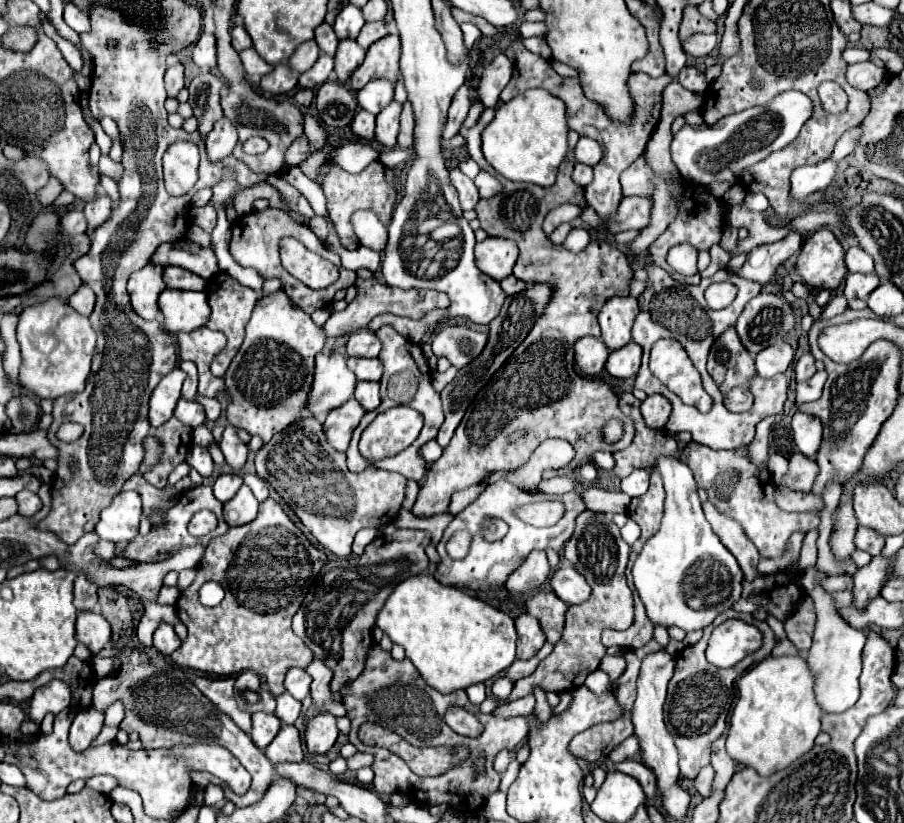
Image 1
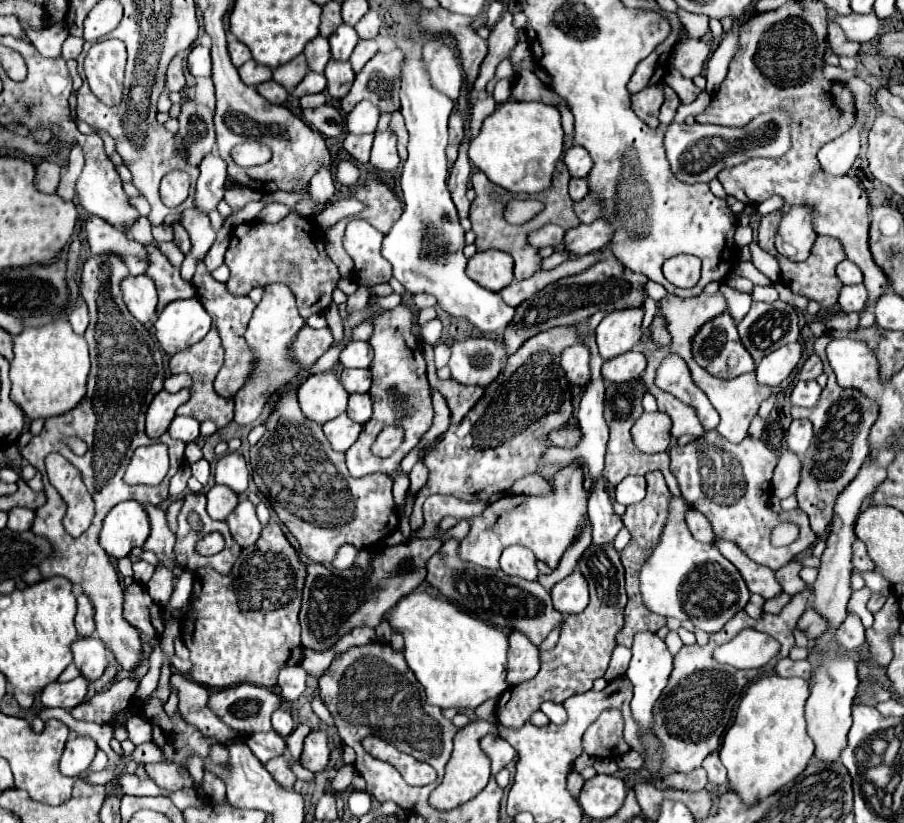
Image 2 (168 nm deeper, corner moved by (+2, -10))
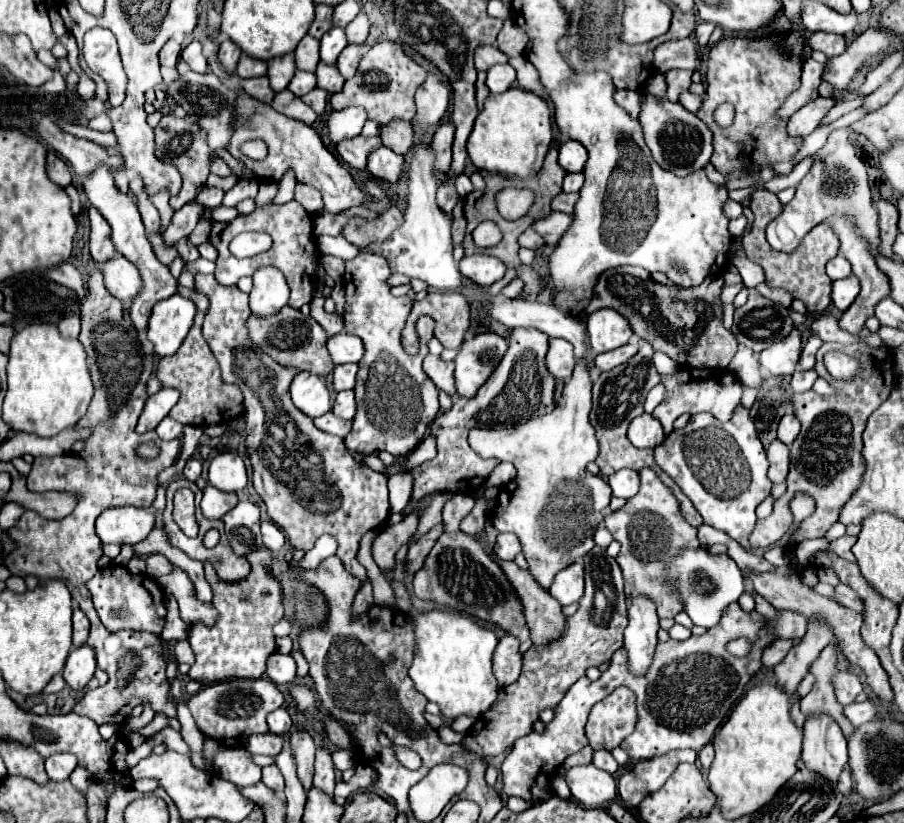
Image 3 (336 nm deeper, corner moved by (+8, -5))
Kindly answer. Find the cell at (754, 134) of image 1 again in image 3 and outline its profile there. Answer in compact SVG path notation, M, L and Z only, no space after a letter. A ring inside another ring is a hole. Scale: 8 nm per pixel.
M644 90L644 104L640 114L640 124L644 128L644 138L652 150L654 160L668 172L676 176L688 176L690 172L702 170L712 156L712 134L710 128L692 112L684 110L682 104L670 100L656 100Z

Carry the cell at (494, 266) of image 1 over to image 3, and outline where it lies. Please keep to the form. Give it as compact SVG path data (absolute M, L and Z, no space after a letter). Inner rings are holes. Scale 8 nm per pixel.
M474 254L474 256L464 256L460 260L460 272L462 272L462 276L470 278L478 286L488 288L504 276L506 266L504 266L502 260L498 260L494 256Z

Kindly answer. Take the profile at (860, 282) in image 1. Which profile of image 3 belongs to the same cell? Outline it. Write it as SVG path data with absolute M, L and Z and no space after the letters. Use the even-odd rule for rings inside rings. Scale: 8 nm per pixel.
M848 276L844 280L832 282L832 302L840 310L848 310L860 292L860 282L856 276Z

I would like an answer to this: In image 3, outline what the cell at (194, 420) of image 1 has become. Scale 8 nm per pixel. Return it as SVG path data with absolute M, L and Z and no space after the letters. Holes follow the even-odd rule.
M166 416L166 418L158 424L158 428L156 428L156 432L158 432L158 436L160 436L162 440L180 438L180 436L182 436L182 430L184 430L184 424L180 424L178 420L174 420L174 418L170 418L170 416Z

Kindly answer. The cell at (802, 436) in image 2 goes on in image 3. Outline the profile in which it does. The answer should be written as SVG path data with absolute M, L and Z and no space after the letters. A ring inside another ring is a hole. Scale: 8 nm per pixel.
M786 414L780 424L778 424L778 440L782 440L786 446L790 446L794 442L794 438L800 432L800 422L794 414Z

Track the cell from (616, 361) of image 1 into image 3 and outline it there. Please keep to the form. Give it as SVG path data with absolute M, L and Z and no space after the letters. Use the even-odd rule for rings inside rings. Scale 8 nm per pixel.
M630 342L630 344L626 344L626 346L620 346L620 348L612 350L612 352L598 354L598 356L594 358L594 364L596 364L596 368L598 368L600 372L606 372L606 370L612 370L612 368L628 362L636 352L638 352L638 344L636 344L636 342Z

